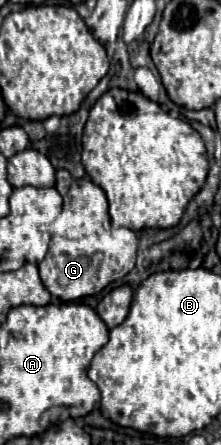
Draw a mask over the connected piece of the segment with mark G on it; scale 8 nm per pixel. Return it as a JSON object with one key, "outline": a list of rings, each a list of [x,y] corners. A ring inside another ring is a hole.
{"outline":[[[90,178],[76,180],[68,190],[68,200],[60,216],[50,224],[50,248],[38,264],[46,290],[64,302],[98,294],[104,286],[124,278],[136,262],[138,238],[128,228],[114,228],[108,216],[108,200],[104,190]]]}

